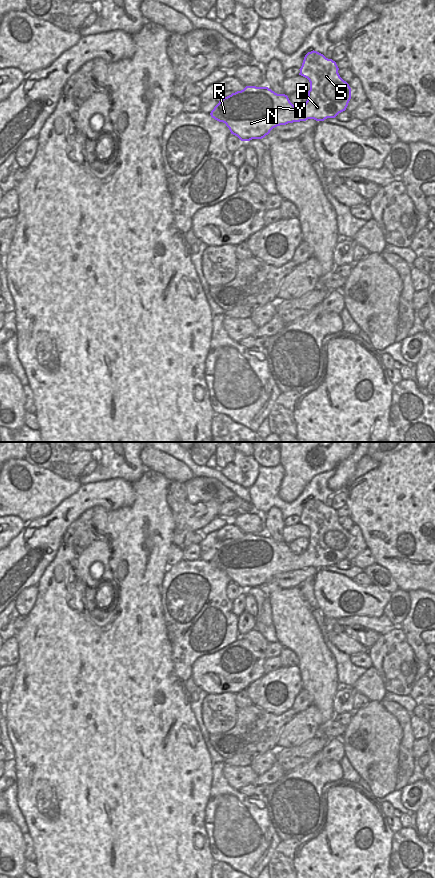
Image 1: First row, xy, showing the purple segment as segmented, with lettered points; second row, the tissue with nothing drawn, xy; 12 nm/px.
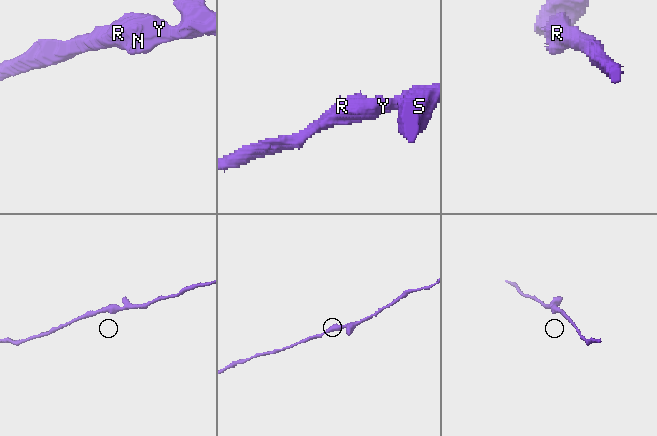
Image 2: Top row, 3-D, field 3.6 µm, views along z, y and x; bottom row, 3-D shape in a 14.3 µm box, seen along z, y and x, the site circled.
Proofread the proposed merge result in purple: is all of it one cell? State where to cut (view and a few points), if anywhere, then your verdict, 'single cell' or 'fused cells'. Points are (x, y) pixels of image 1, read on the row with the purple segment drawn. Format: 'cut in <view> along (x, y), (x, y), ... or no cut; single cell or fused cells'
no cut; single cell

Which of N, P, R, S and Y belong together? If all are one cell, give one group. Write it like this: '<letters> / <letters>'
N P R S Y

